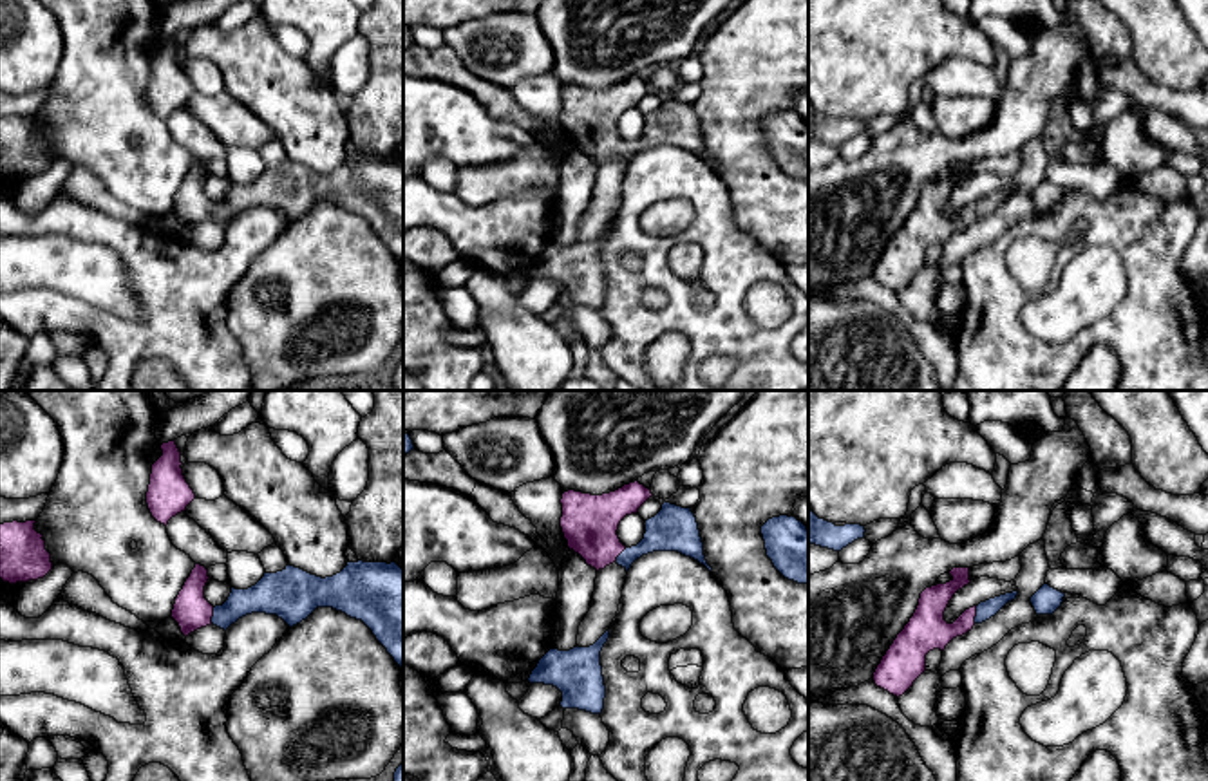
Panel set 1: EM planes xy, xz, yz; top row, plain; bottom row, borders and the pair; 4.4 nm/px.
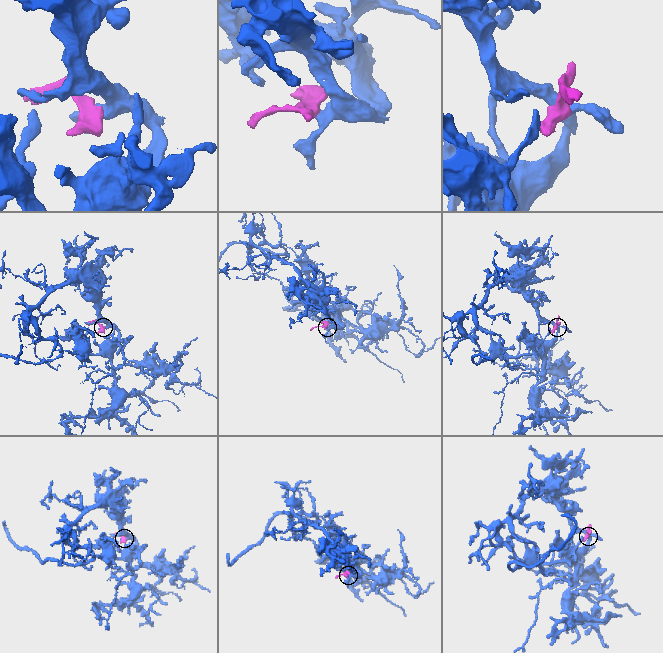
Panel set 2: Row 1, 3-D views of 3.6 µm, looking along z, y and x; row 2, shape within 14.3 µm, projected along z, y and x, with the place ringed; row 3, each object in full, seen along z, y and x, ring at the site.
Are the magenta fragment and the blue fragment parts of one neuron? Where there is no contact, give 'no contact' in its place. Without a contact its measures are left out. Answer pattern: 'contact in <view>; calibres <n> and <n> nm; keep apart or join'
contact in yz; calibres 180 and 80 nm; join

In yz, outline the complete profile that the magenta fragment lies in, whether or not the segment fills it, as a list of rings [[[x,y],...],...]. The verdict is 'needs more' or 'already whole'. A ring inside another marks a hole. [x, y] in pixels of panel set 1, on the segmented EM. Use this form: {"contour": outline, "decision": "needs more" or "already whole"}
{"contour": [[[953,568],[949,575],[953,577],[949,582],[926,588],[920,593],[913,616],[873,673],[875,685],[897,698],[926,671],[926,654],[930,651],[944,651],[953,638],[966,635],[975,624],[989,620],[1018,595],[1018,591],[1013,591],[980,602],[966,609],[953,624],[948,624],[944,611],[949,600],[971,582],[969,568]]], "decision": "needs more"}

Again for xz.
{"contour": [[[638,481],[602,495],[564,492],[561,528],[568,548],[597,571],[613,562],[629,571],[637,559],[653,551],[678,551],[711,571],[691,508],[664,501],[662,510],[646,521],[644,539],[637,546],[626,548],[620,542],[617,535],[620,521],[637,513],[649,497],[651,490]]], "decision": "needs more"}

